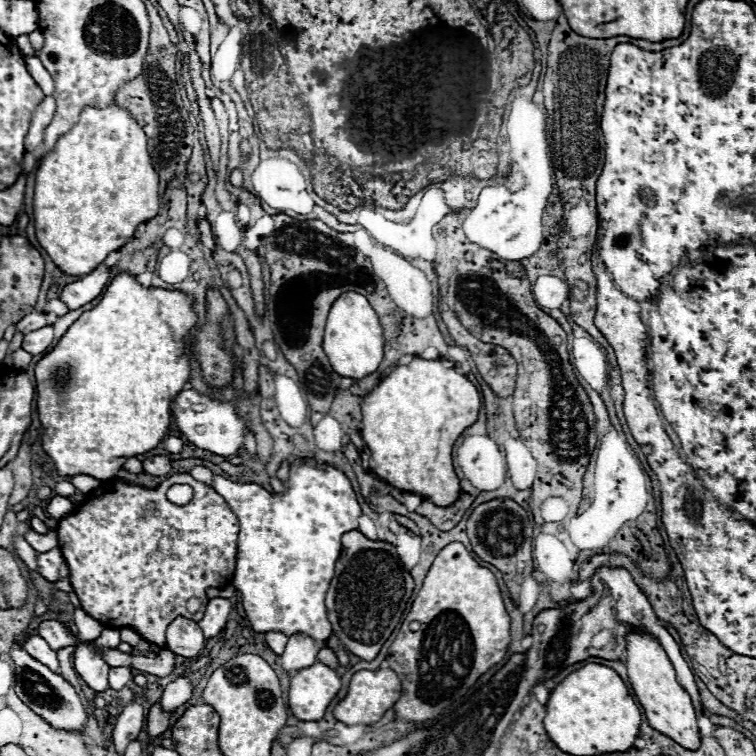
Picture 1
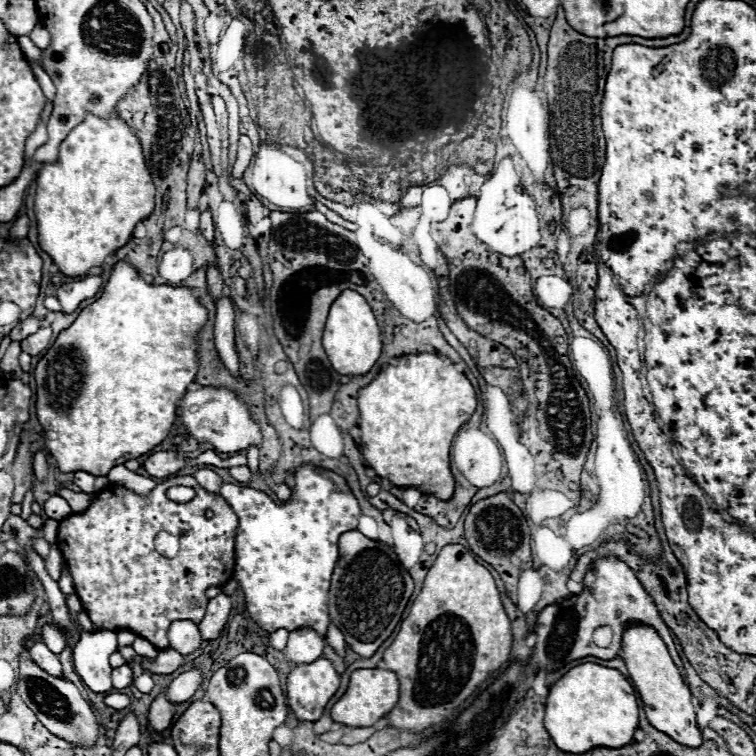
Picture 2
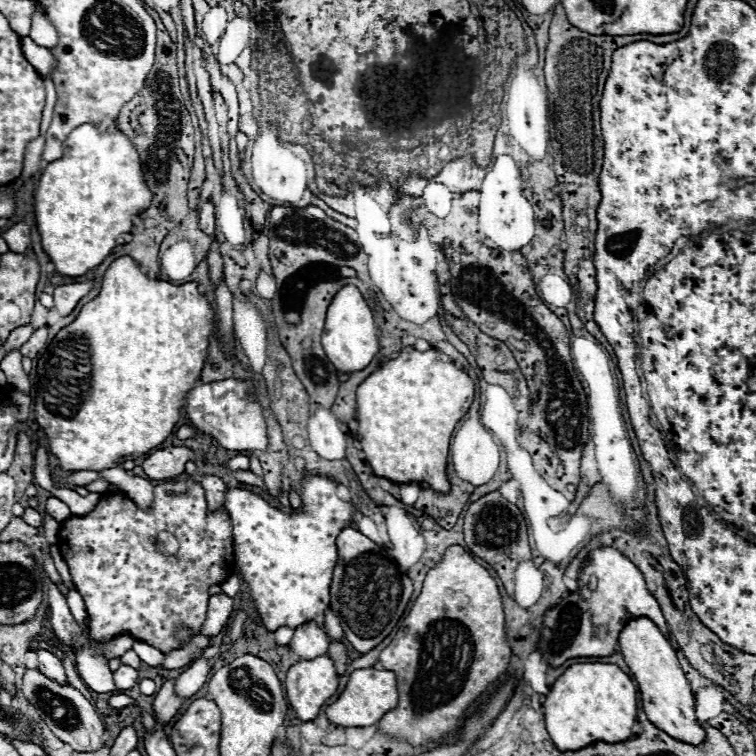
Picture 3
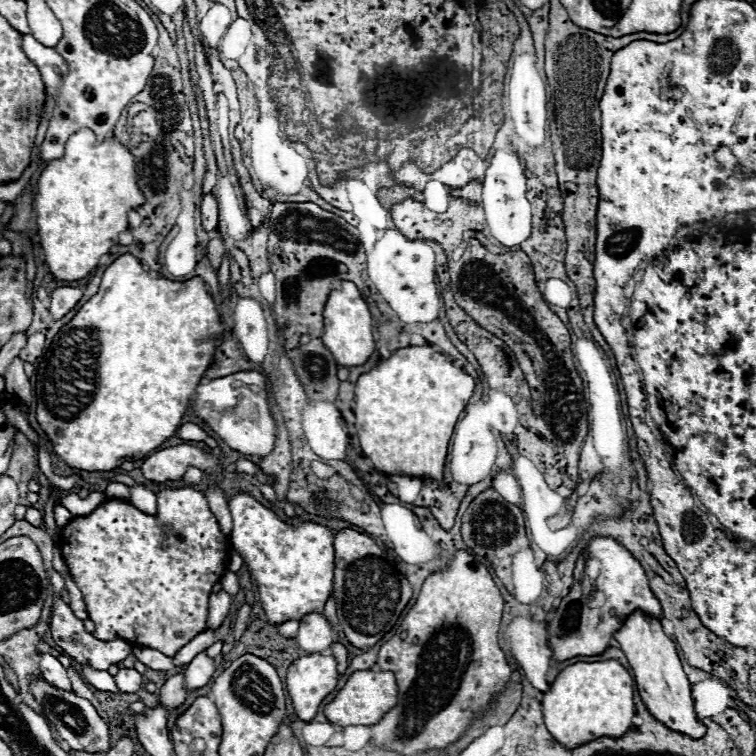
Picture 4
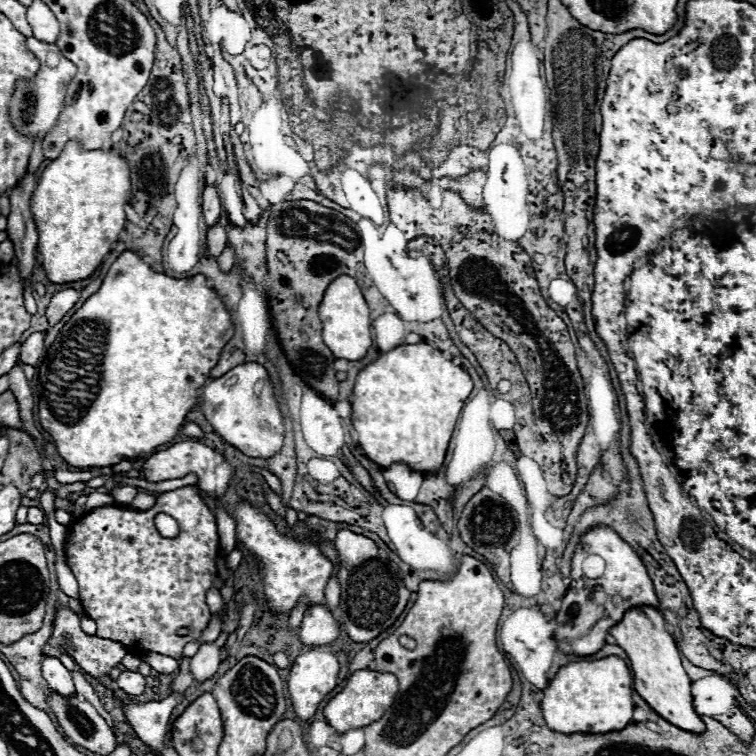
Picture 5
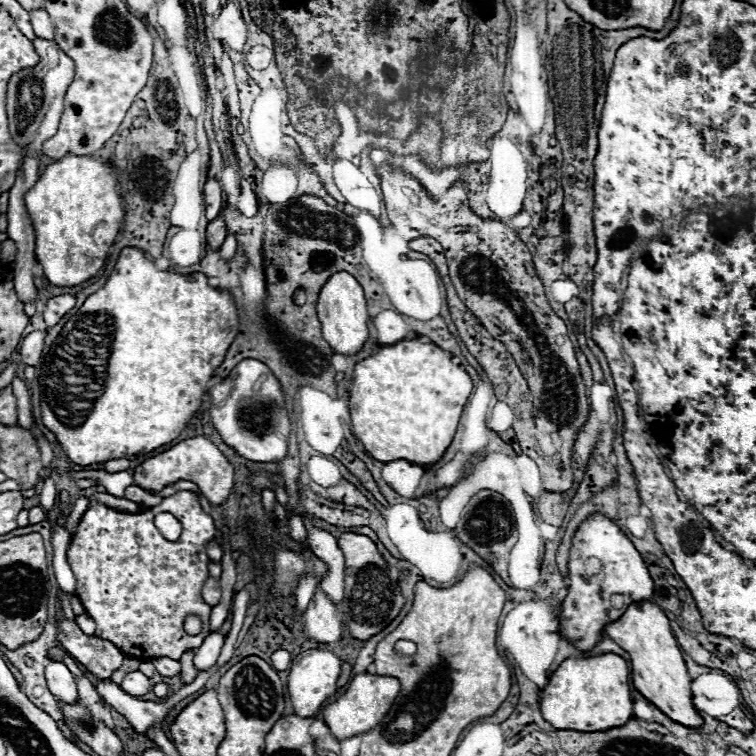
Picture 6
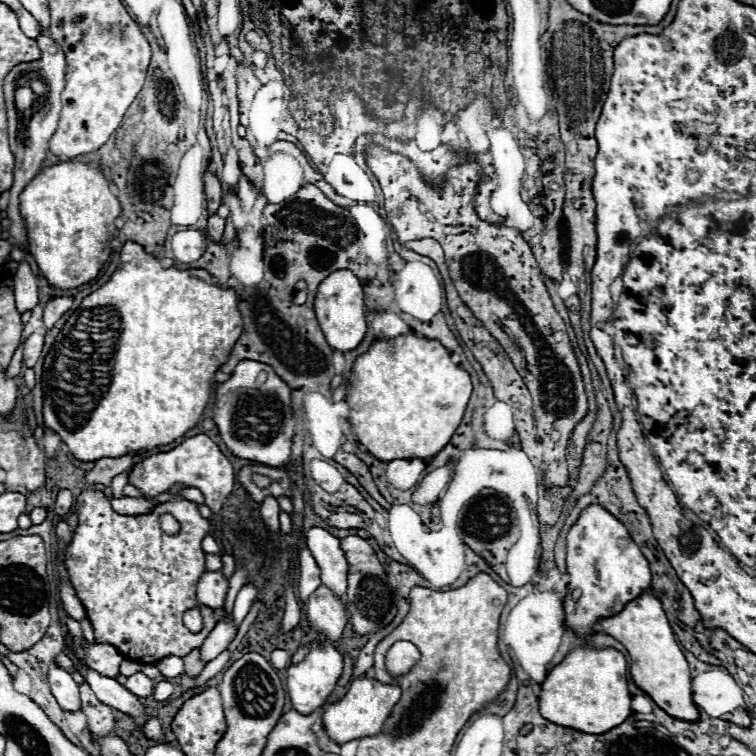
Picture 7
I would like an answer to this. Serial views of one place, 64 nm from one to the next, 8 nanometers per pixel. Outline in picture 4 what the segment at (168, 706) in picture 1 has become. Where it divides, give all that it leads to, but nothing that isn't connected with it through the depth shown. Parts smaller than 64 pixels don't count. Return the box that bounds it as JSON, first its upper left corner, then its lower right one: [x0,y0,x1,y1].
[186,652,216,690]

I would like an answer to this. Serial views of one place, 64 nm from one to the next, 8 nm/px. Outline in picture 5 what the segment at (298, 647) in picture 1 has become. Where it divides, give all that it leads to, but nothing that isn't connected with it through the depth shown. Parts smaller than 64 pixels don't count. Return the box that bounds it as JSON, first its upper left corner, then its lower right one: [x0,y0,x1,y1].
[300,604,340,646]

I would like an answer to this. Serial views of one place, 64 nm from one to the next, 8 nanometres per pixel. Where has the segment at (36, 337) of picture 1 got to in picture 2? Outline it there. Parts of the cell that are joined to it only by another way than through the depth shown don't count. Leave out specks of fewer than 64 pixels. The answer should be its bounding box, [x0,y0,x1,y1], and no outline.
[20,328,52,356]

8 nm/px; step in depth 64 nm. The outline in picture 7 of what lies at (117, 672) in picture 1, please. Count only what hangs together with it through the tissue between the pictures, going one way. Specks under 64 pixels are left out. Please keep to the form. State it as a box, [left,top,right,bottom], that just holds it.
[124,672,154,698]

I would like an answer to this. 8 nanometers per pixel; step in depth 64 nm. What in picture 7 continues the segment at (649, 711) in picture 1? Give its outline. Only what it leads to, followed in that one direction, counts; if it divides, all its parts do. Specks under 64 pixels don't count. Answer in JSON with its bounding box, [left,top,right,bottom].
[598,590,700,722]

